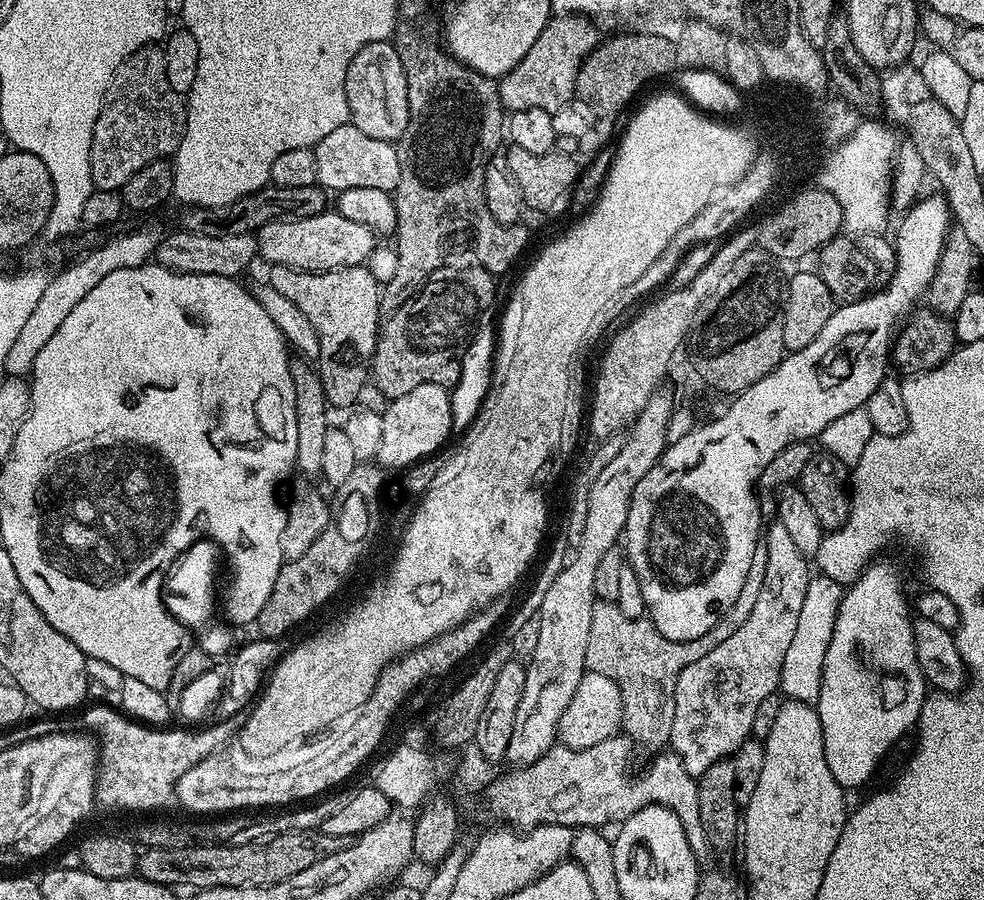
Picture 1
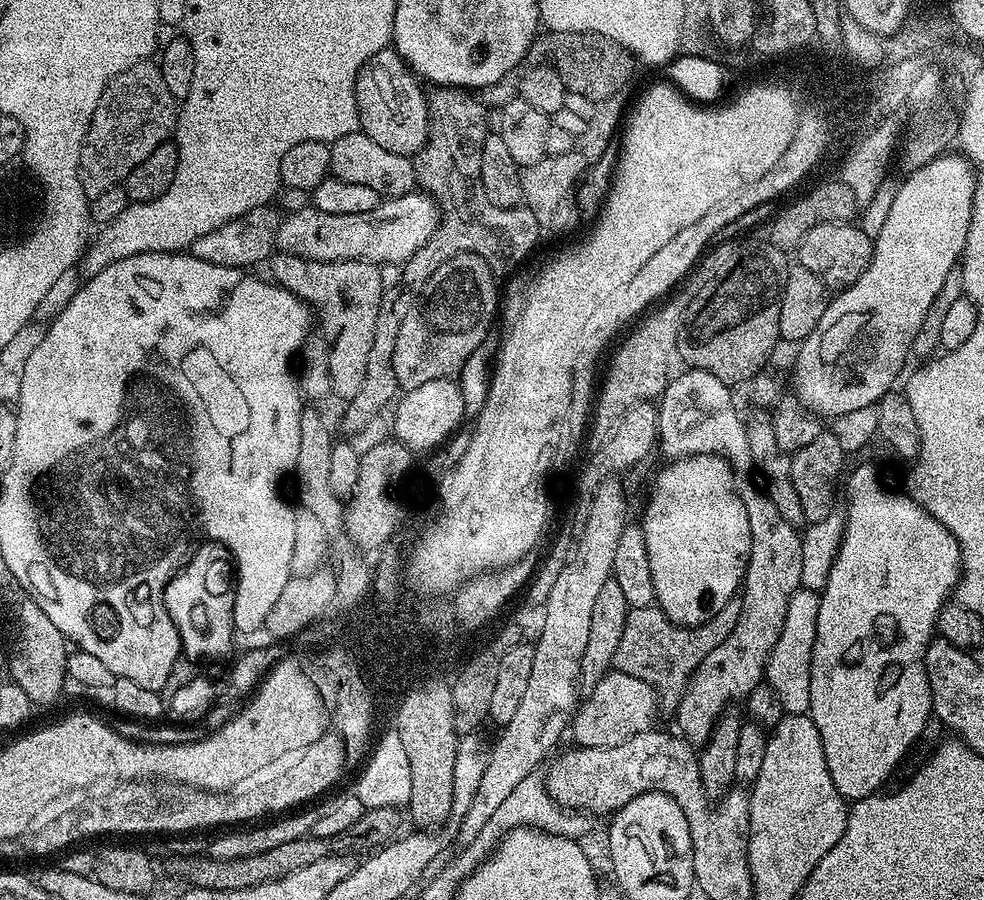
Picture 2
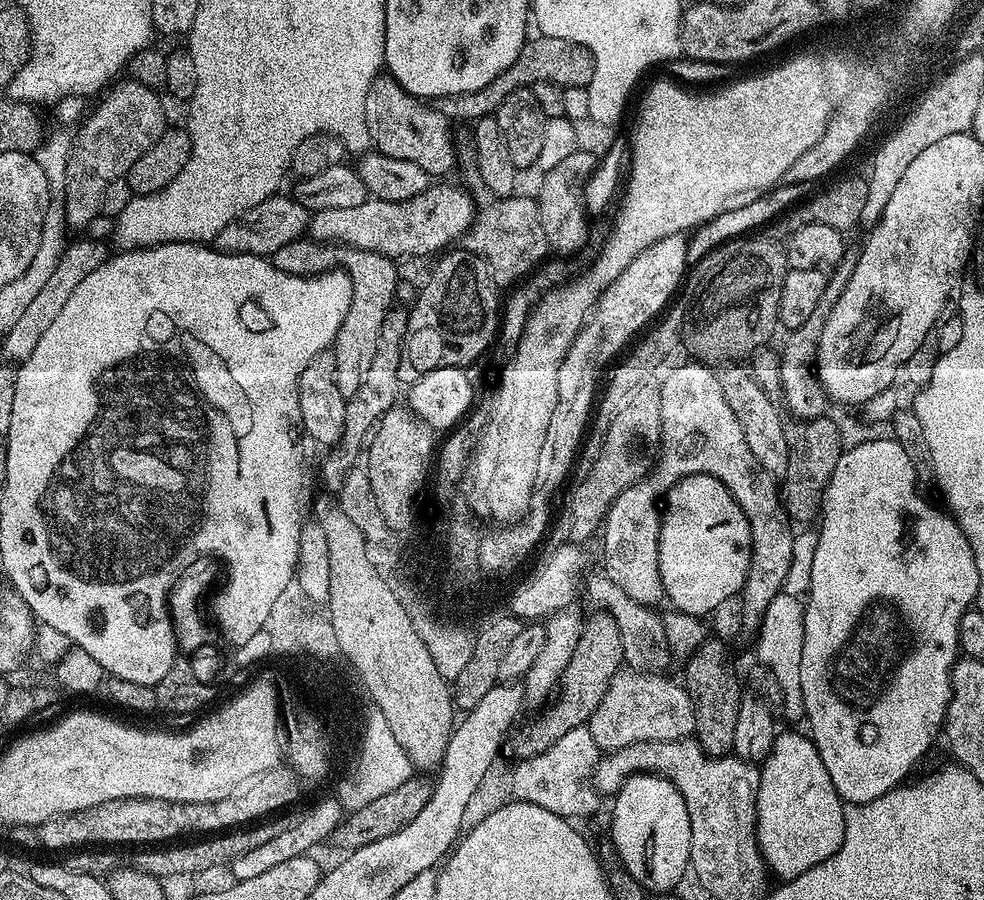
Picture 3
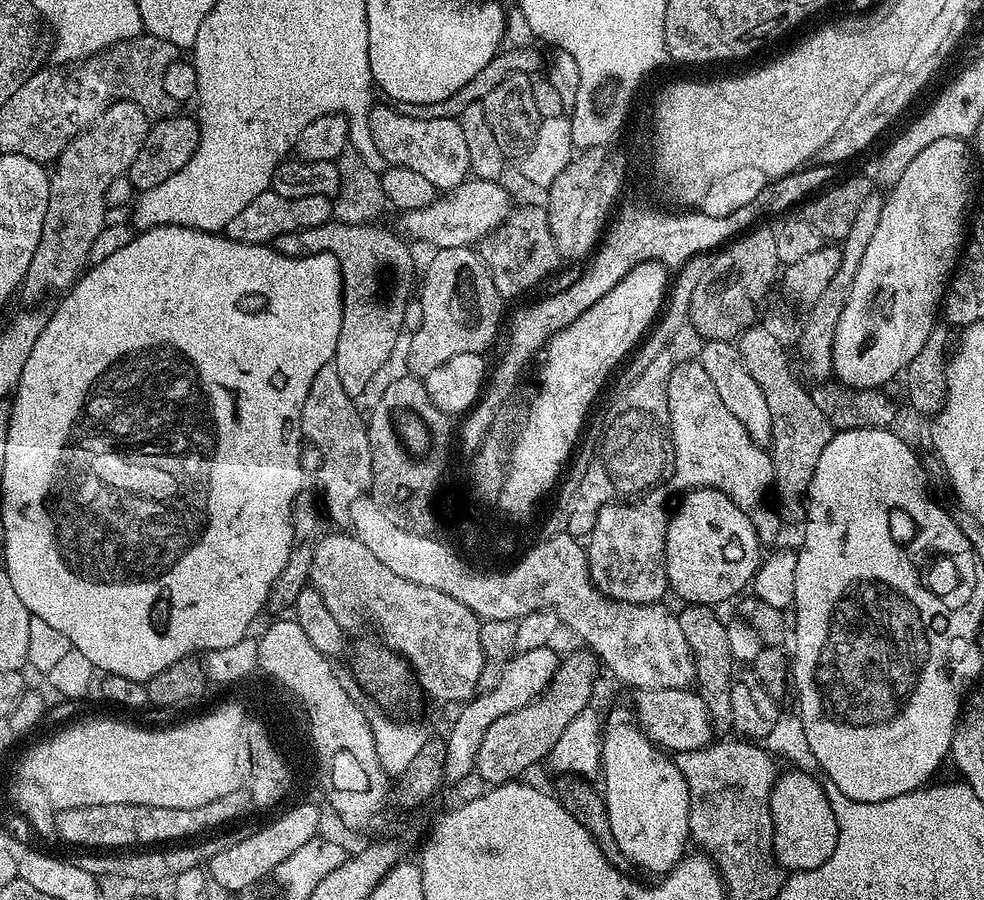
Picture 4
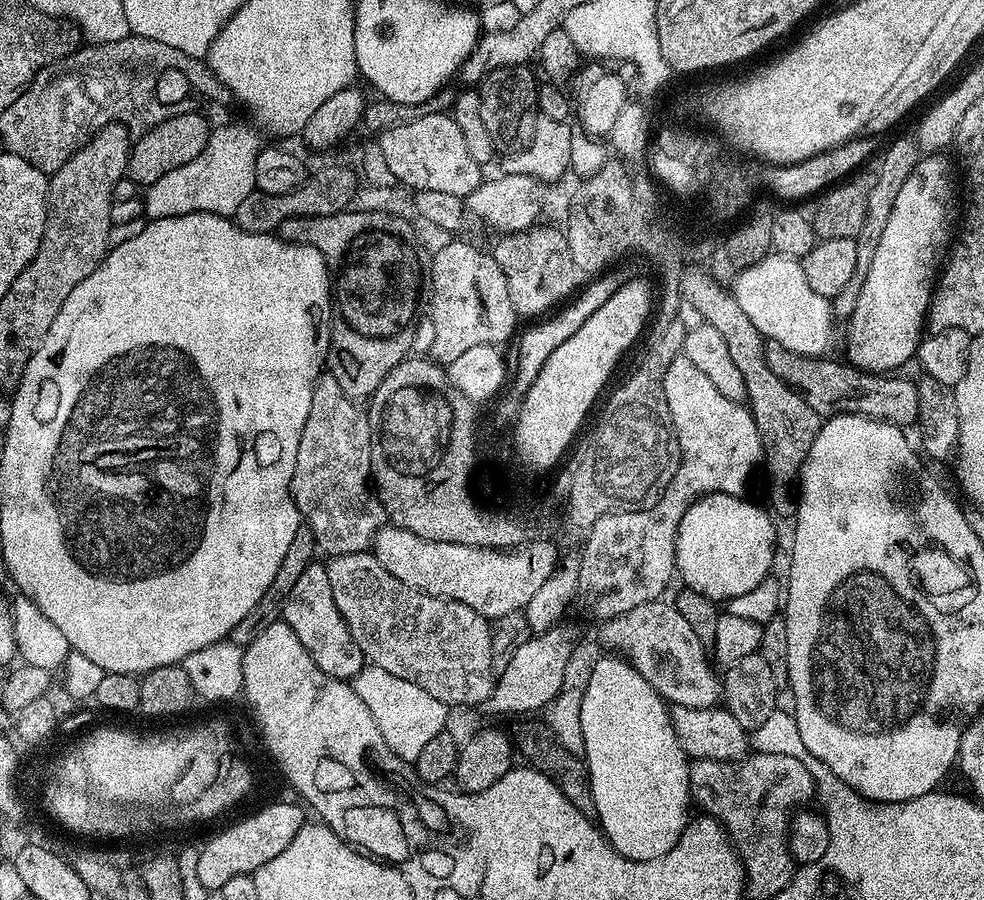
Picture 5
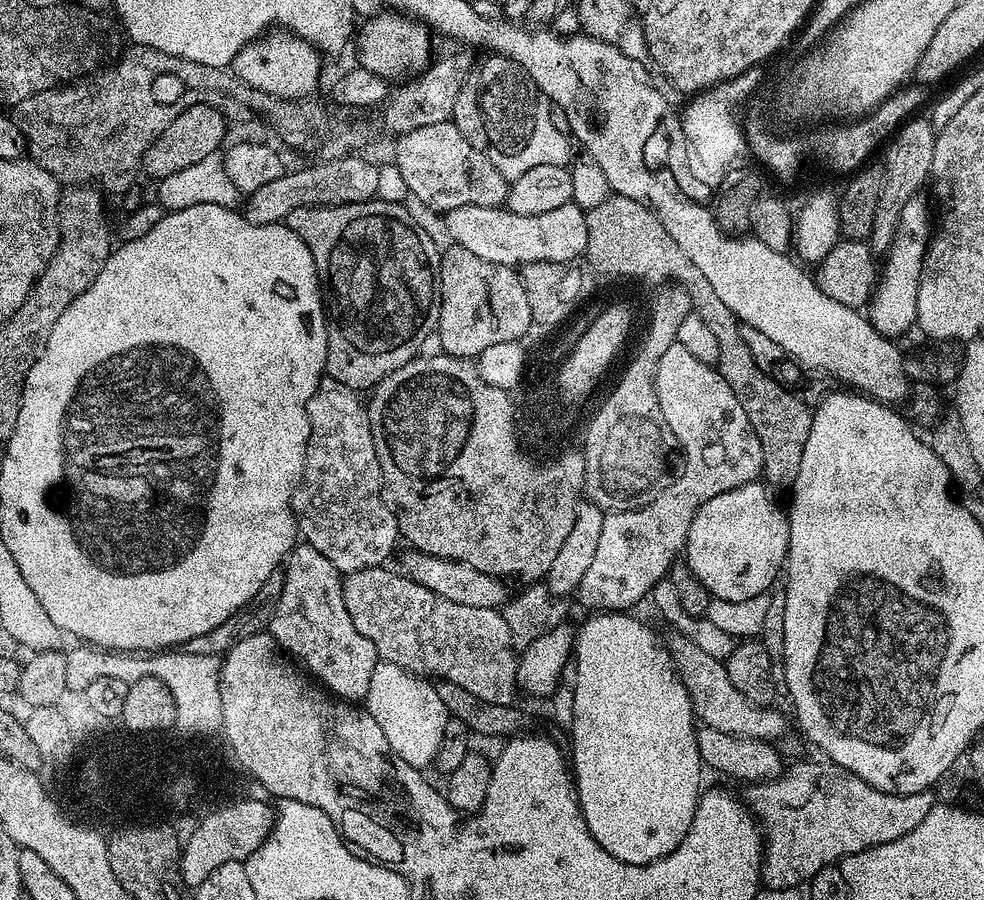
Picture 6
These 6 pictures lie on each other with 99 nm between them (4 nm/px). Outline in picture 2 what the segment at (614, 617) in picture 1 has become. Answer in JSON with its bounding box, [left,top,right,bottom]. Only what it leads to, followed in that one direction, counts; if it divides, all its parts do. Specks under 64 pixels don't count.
[615,598,742,714]

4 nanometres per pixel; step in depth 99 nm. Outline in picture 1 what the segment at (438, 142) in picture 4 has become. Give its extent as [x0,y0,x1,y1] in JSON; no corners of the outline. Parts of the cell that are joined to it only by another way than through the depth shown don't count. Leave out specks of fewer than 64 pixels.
[346,40,410,141]

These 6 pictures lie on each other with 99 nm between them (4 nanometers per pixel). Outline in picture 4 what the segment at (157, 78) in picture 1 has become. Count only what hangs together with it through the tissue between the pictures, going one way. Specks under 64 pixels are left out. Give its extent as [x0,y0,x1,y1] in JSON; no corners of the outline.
[18,101,150,305]

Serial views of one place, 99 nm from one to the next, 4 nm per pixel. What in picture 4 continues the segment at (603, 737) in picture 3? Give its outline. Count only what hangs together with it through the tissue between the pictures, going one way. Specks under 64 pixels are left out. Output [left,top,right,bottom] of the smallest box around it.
[634,690,714,753]

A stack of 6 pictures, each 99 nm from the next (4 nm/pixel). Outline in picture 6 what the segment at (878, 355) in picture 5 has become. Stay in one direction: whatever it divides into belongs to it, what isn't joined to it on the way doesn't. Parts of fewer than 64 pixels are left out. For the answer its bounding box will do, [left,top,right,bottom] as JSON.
[866,194,930,338]

